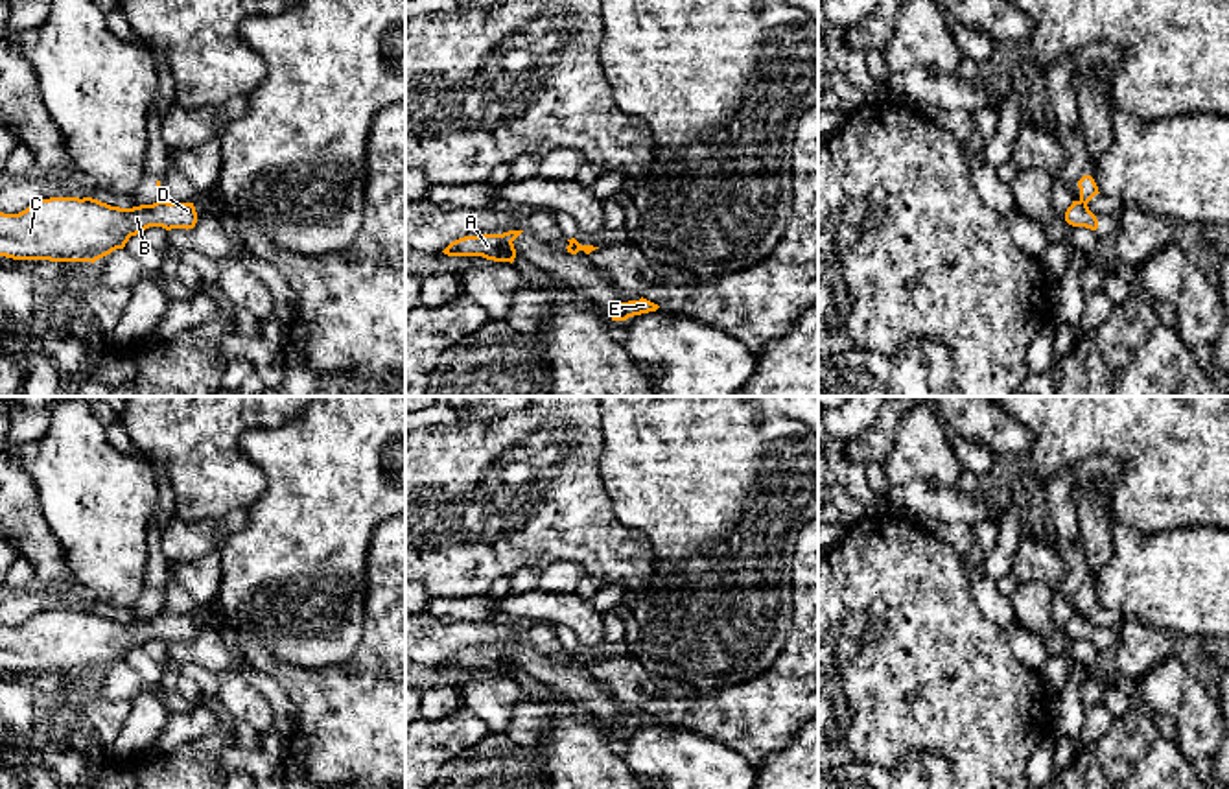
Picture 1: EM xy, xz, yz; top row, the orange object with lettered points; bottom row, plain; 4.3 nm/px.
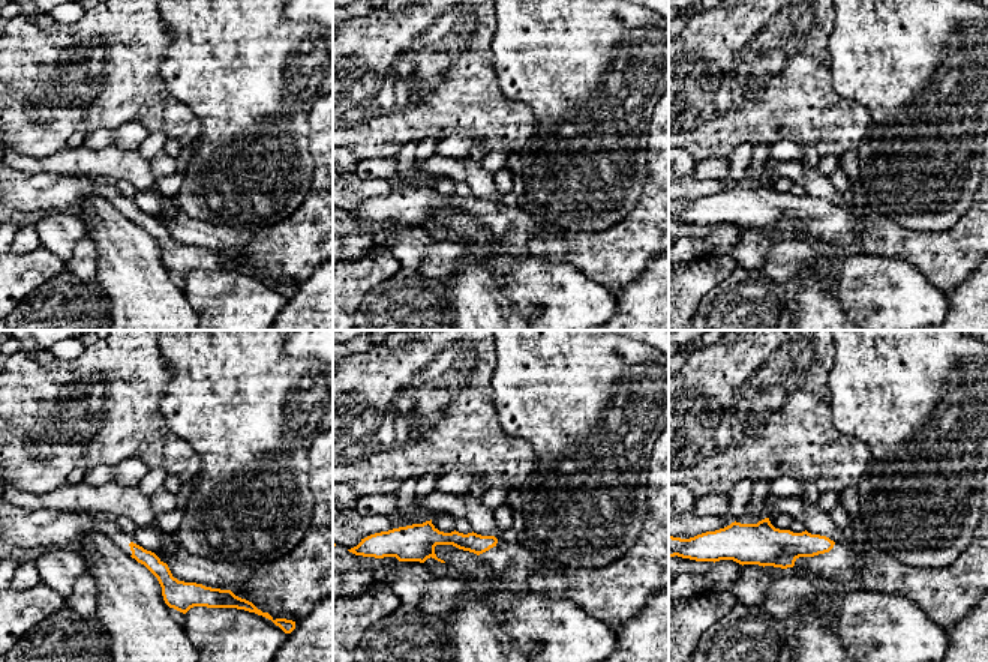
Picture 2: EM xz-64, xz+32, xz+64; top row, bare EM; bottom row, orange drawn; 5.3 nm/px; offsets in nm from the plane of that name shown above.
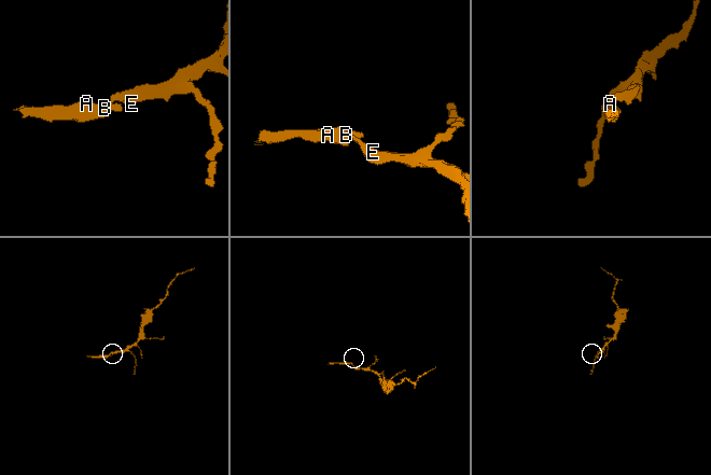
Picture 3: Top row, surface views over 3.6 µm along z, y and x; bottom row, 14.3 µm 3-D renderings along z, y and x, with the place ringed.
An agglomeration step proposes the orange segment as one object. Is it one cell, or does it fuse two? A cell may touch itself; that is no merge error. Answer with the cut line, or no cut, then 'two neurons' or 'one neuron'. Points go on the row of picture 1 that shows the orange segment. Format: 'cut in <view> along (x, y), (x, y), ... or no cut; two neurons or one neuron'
cut in yz along (1080, 200), (1086, 205); two neurons

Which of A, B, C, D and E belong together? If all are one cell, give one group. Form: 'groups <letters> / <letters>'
groups A B C D / E

